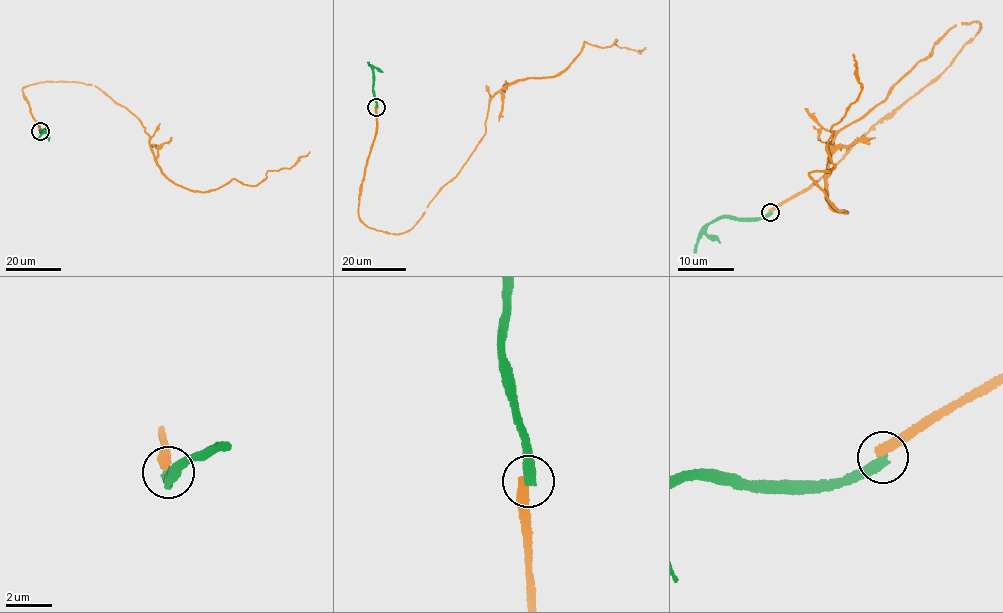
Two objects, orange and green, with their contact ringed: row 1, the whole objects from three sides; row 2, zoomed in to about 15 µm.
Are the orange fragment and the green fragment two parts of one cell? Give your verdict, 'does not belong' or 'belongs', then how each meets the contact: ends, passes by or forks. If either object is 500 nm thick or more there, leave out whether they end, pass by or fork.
does not belong; orange ends; green ends

